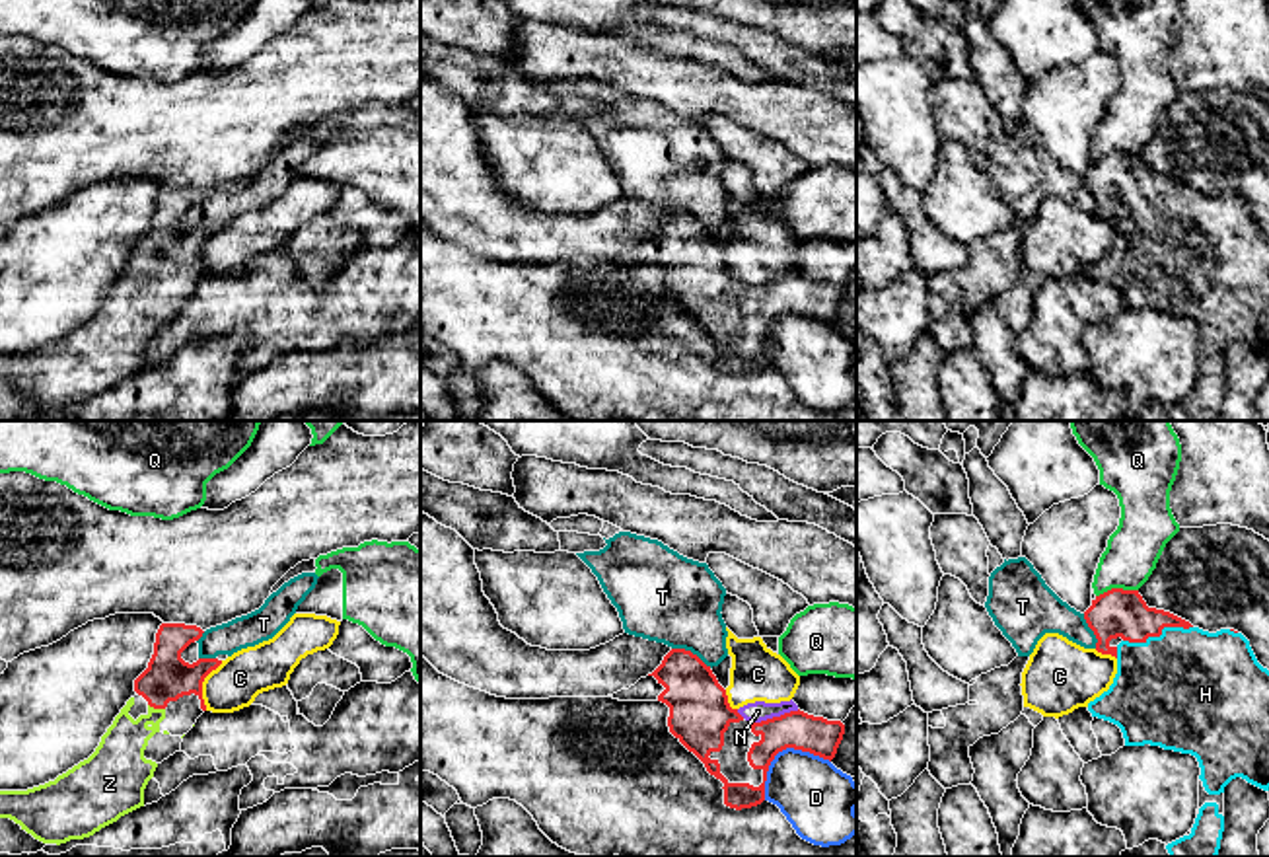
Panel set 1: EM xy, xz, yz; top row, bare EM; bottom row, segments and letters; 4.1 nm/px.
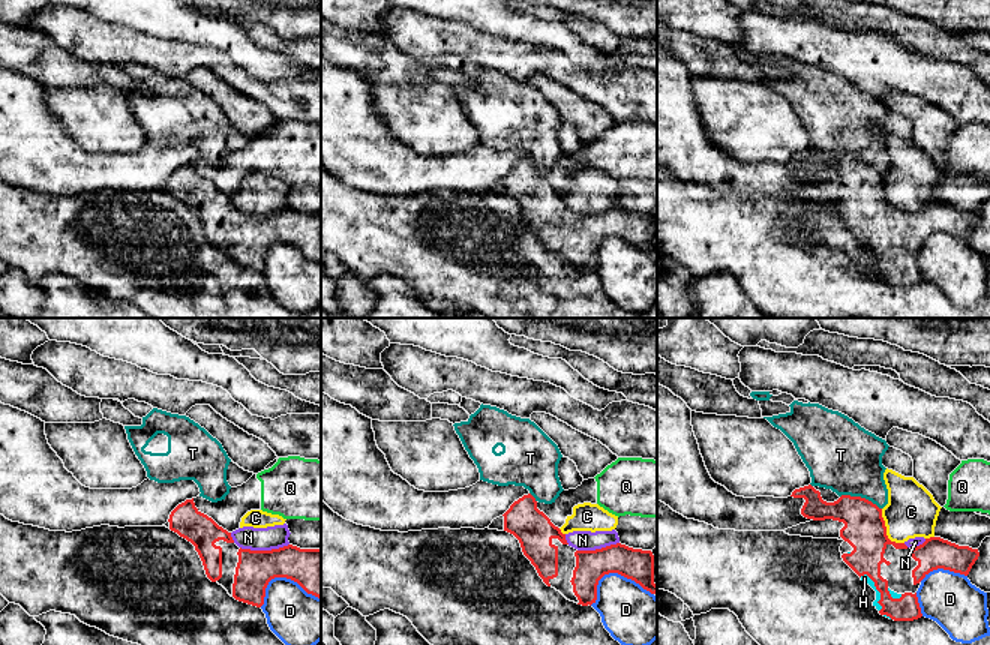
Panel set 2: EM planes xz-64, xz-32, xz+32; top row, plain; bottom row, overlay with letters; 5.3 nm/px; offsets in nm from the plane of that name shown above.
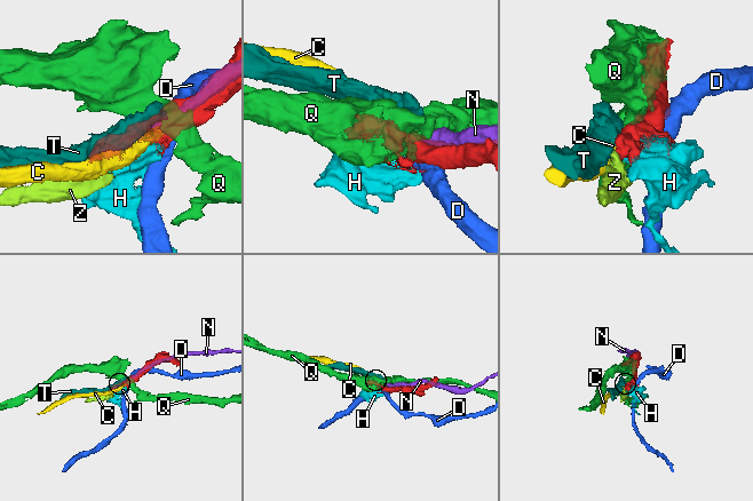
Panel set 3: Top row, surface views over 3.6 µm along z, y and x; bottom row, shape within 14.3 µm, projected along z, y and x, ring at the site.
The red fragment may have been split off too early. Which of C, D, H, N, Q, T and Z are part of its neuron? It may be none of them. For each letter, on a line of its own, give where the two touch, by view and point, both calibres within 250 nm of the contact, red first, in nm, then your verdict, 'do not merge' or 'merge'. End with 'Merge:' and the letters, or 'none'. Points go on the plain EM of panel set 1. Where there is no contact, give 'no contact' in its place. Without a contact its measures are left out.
C: contact xy (201, 250); calibres 190 and 200 nm; do not merge
D: contact xz (781, 314); calibres 160 and 300 nm; do not merge
H: contact yz (1159, 199); calibres 200 and 500 nm; merge
N: contact xz (773, 281); calibres 160 and 90 nm; do not merge
Q: contact yz (1116, 152); calibres 200 and 220 nm; do not merge
T: contact xz (689, 215); calibres 240 and 380 nm; do not merge
Z: contact xy (156, 271); calibres 190 and 190 nm; merge
Merge: H, Z

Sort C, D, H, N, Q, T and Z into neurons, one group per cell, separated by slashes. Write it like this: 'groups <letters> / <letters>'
groups C N / D / H Z / Q / T

